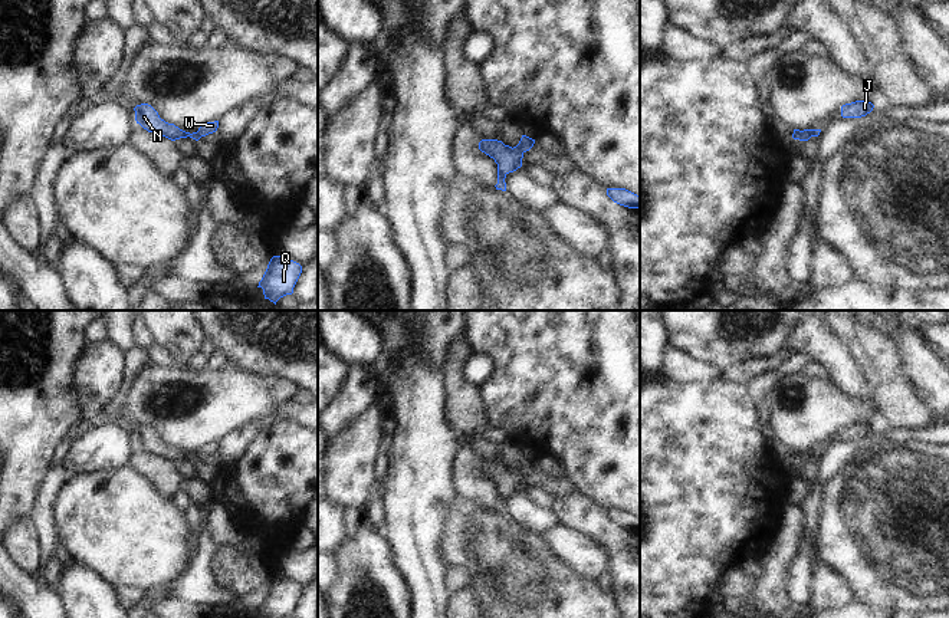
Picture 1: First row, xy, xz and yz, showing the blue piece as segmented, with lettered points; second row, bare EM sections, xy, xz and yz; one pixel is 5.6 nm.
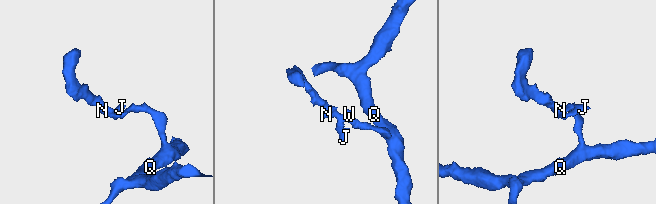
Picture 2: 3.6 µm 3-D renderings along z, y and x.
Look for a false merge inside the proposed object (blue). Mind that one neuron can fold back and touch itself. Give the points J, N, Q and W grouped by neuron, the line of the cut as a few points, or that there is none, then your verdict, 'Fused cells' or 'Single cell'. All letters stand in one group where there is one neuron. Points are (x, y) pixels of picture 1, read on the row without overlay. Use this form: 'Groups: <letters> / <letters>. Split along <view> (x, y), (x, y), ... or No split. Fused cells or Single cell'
Groups: J N / Q W. Split along xz (516, 467), (522, 474). Fused cells

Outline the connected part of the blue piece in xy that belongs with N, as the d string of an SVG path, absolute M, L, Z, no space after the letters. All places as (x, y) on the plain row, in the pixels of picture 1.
M141 425L134 430L135 433L135 443L139 446L144 451L148 454L154 454L157 457L162 457L171 463L180 461L180 460L193 460L198 463L197 454L185 454L175 448L174 446L168 446L164 441L160 440L158 434L148 425Z

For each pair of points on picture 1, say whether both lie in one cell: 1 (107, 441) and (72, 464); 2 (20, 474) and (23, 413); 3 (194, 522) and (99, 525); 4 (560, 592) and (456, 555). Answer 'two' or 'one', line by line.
1: one
2: one
3: two
4: one

